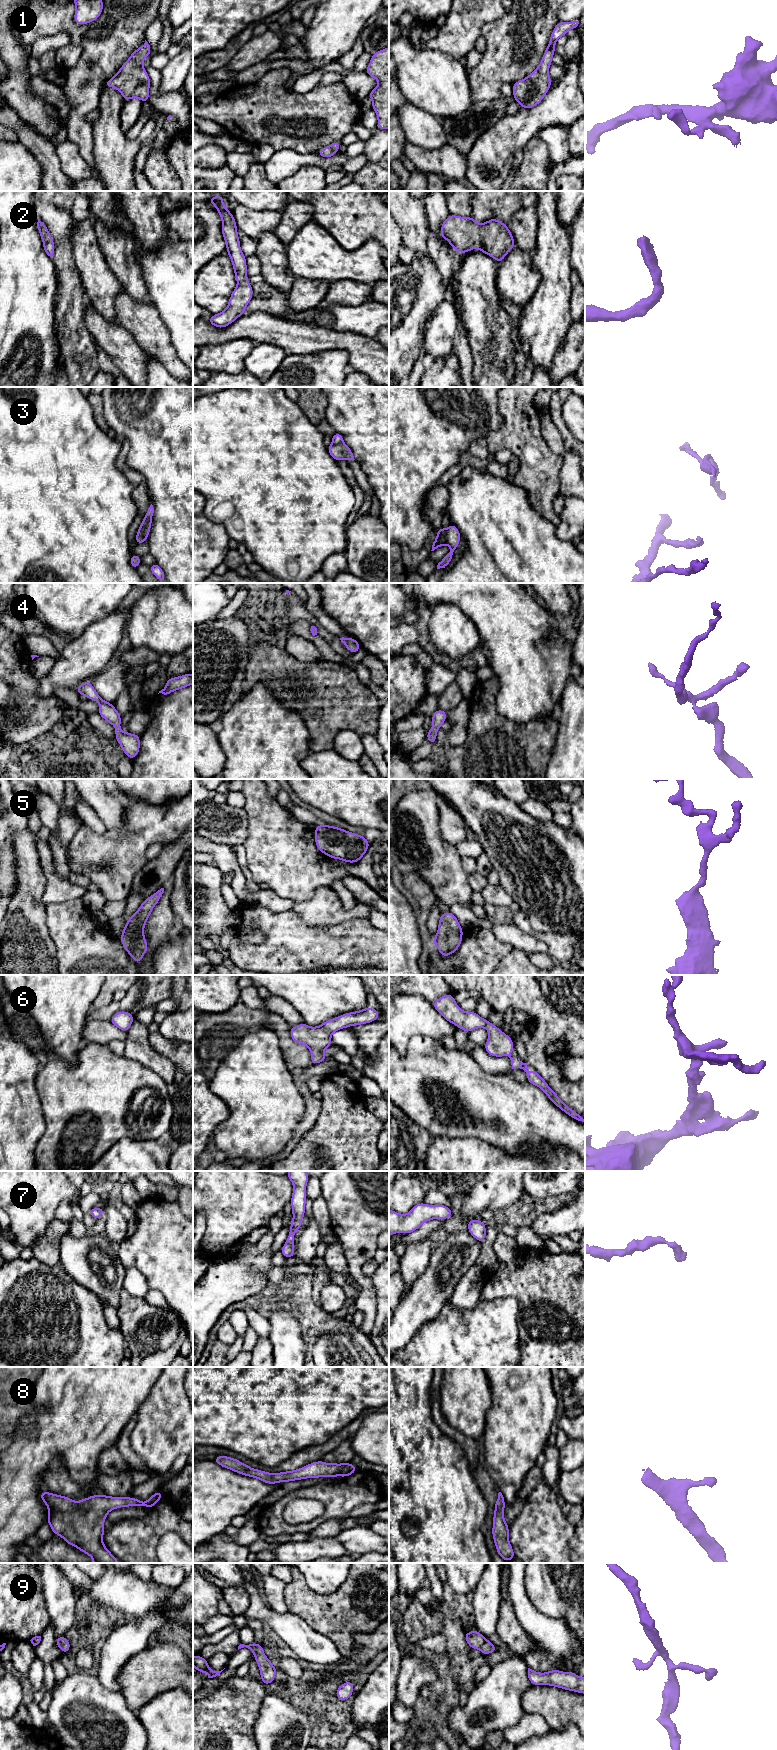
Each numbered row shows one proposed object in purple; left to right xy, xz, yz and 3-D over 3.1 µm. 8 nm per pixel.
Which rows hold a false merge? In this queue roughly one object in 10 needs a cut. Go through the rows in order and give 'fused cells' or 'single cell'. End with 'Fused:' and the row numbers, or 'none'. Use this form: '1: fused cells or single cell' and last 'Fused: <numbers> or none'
1: single cell
2: single cell
3: single cell
4: single cell
5: single cell
6: single cell
7: single cell
8: single cell
9: single cell
Fused: none

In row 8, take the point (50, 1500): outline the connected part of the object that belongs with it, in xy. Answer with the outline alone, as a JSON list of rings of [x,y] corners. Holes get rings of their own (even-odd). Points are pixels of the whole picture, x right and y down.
[[[43,1490],[40,1493],[41,1500],[49,1508],[47,1523],[50,1525],[52,1532],[62,1537],[69,1546],[75,1546],[86,1555],[90,1555],[93,1563],[119,1563],[103,1544],[104,1521],[111,1510],[129,1506],[152,1508],[163,1497],[164,1495],[161,1491],[155,1492],[146,1502],[132,1497],[91,1495],[76,1503],[66,1496],[52,1494]]]

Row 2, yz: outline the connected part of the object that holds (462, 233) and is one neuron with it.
[[[450,214],[441,225],[440,236],[446,239],[457,253],[467,253],[477,247],[482,253],[489,255],[498,263],[501,263],[508,252],[516,246],[507,225],[494,218],[480,225],[473,217]]]

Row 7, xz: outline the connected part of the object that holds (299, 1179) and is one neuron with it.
[[[288,1171],[287,1177],[293,1183],[294,1189],[291,1197],[291,1206],[293,1220],[289,1228],[289,1236],[281,1248],[284,1258],[295,1257],[294,1252],[294,1235],[296,1231],[302,1227],[302,1220],[305,1215],[305,1204],[308,1199],[306,1196],[306,1185],[309,1175],[306,1171]]]

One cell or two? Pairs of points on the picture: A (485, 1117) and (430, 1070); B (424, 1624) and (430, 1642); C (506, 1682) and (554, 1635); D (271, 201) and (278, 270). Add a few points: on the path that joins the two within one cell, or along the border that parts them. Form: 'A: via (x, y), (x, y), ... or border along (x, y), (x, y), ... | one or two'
A: via (471, 1103), (458, 1090), (444, 1082) | one
B: border along (435, 1633), (423, 1638) | two
C: border along (523, 1658), (528, 1667) | two
D: via (267, 219), (261, 231), (264, 256) | one

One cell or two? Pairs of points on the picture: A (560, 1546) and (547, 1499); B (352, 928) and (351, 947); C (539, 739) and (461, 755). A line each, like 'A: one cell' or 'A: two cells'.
A: one cell
B: one cell
C: one cell

